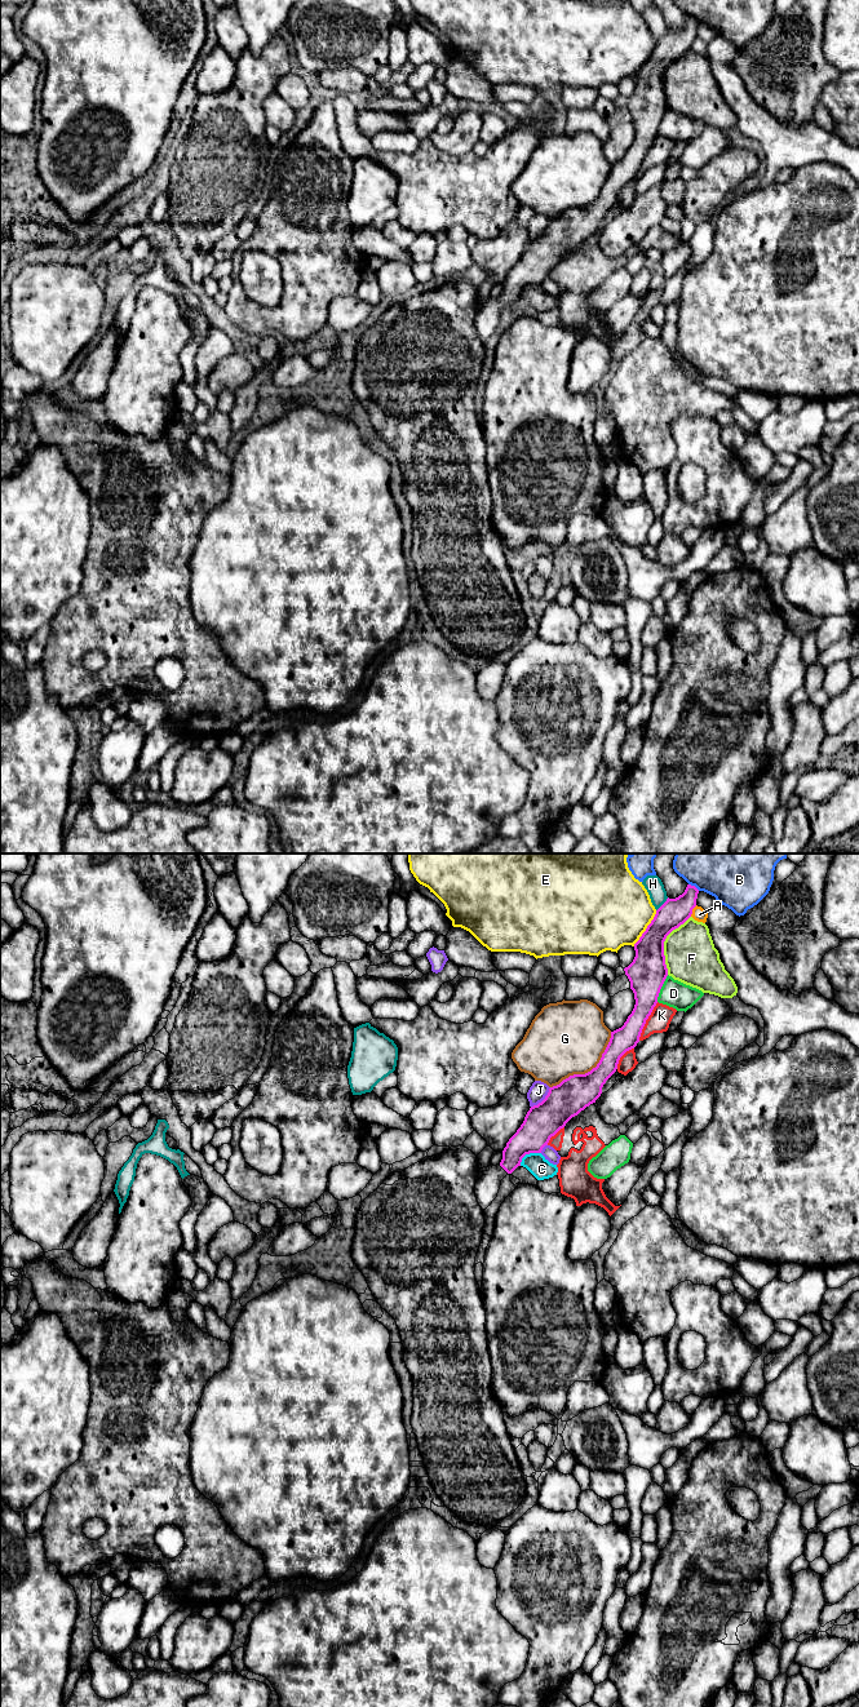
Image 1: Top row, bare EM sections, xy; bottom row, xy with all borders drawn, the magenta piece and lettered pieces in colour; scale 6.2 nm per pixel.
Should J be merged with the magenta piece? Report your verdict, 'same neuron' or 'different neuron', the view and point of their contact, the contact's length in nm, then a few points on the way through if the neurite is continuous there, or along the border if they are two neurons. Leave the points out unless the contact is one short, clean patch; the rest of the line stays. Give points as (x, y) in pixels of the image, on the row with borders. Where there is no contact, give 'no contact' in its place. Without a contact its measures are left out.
different neuron; meets magenta in xy at (544, 1099); contact 180 nm long

